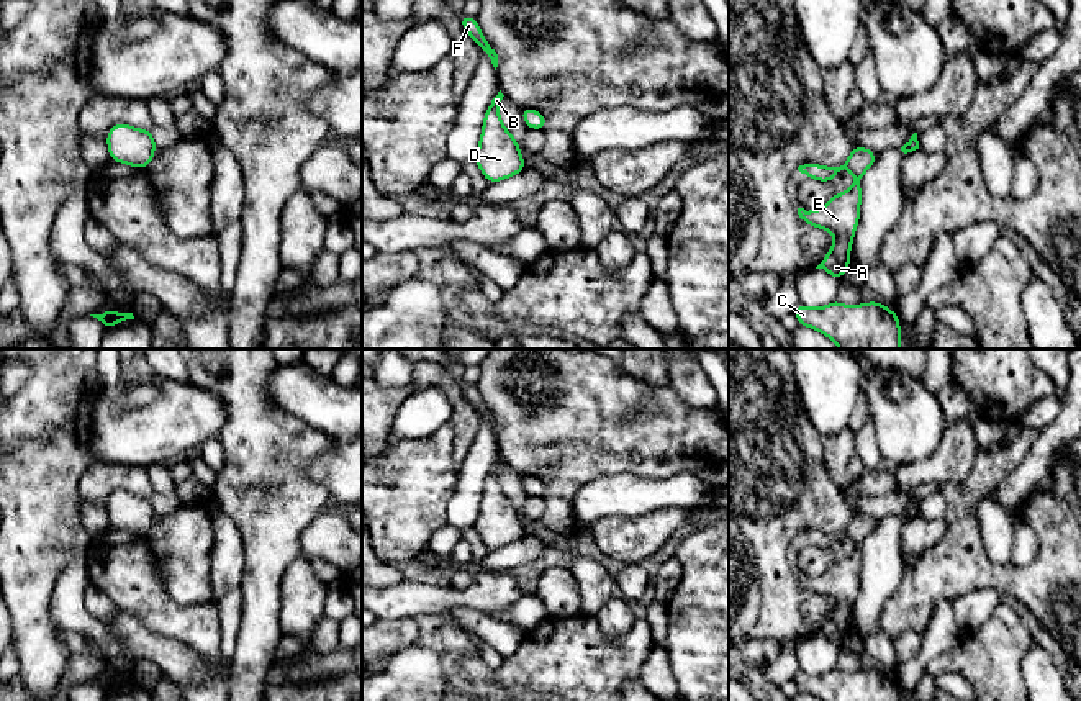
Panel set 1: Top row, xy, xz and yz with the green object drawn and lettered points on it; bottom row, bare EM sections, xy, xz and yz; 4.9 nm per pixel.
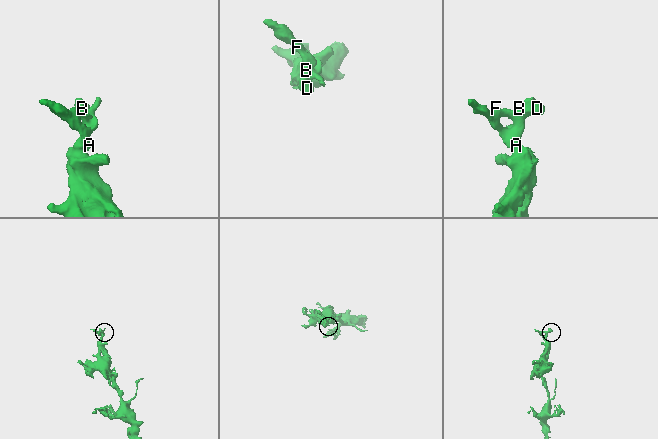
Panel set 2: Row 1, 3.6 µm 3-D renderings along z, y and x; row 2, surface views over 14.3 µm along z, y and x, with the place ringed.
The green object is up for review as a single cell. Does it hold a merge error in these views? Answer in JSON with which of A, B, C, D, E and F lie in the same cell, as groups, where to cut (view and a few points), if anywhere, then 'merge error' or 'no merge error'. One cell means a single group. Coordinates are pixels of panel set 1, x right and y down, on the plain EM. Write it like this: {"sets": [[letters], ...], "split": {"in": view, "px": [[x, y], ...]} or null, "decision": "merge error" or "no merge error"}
{"sets": [["A", "B", "C", "D", "E", "F"]], "split": null, "decision": "no merge error"}

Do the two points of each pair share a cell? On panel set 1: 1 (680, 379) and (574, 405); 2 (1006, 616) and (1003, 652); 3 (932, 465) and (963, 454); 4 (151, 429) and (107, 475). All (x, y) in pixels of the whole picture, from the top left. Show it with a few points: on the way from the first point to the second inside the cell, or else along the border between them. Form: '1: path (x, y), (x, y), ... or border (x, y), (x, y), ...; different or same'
1: border (665, 387), (688, 405), (701, 408); different
2: path (1008, 624), (1003, 644); same
3: path (940, 465), (949, 464), (955, 457); same
4: border (100, 461), (143, 465), (146, 469); different

